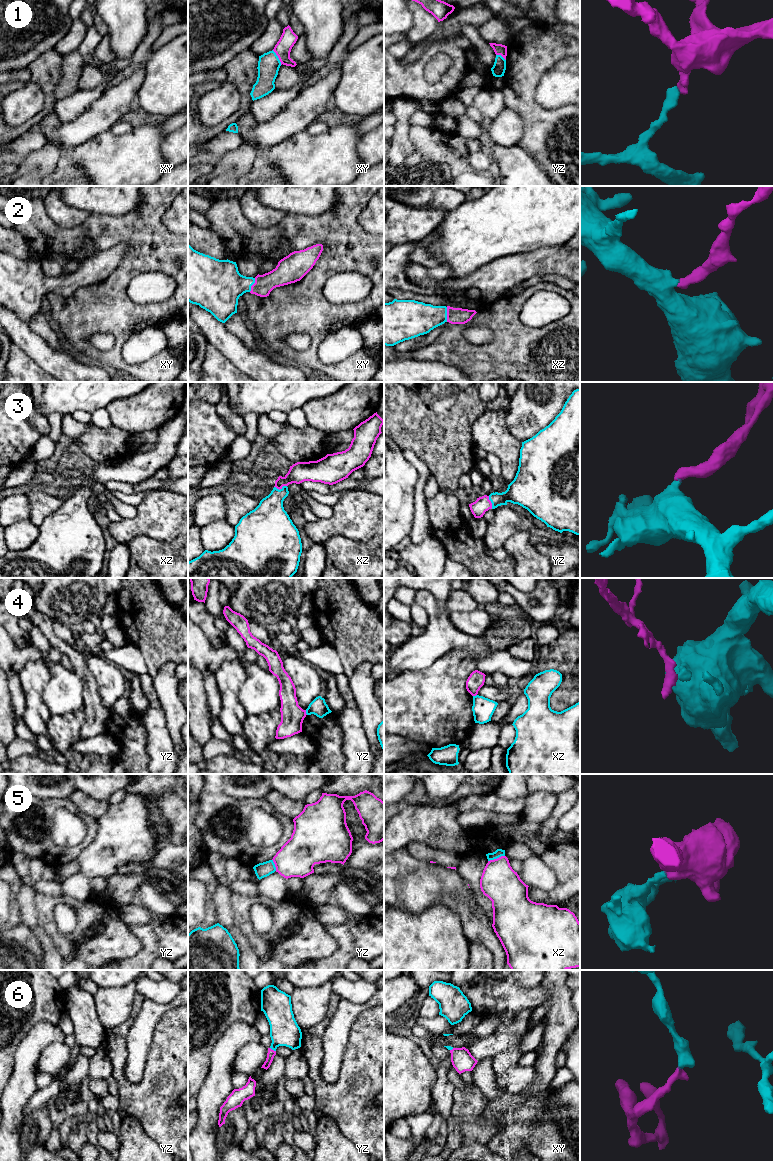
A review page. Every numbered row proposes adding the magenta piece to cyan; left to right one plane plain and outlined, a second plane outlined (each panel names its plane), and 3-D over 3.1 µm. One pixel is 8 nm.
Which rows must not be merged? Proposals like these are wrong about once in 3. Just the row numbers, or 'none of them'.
1, 4, 5

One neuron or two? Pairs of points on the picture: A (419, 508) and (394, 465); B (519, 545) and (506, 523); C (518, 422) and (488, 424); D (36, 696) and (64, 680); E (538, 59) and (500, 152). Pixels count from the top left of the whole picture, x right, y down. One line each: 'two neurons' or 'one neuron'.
A: two neurons
B: two neurons
C: two neurons
D: two neurons
E: two neurons

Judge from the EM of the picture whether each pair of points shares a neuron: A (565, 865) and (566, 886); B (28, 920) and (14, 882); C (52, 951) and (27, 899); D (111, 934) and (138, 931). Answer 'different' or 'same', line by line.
A: same
B: different
C: same
D: different

